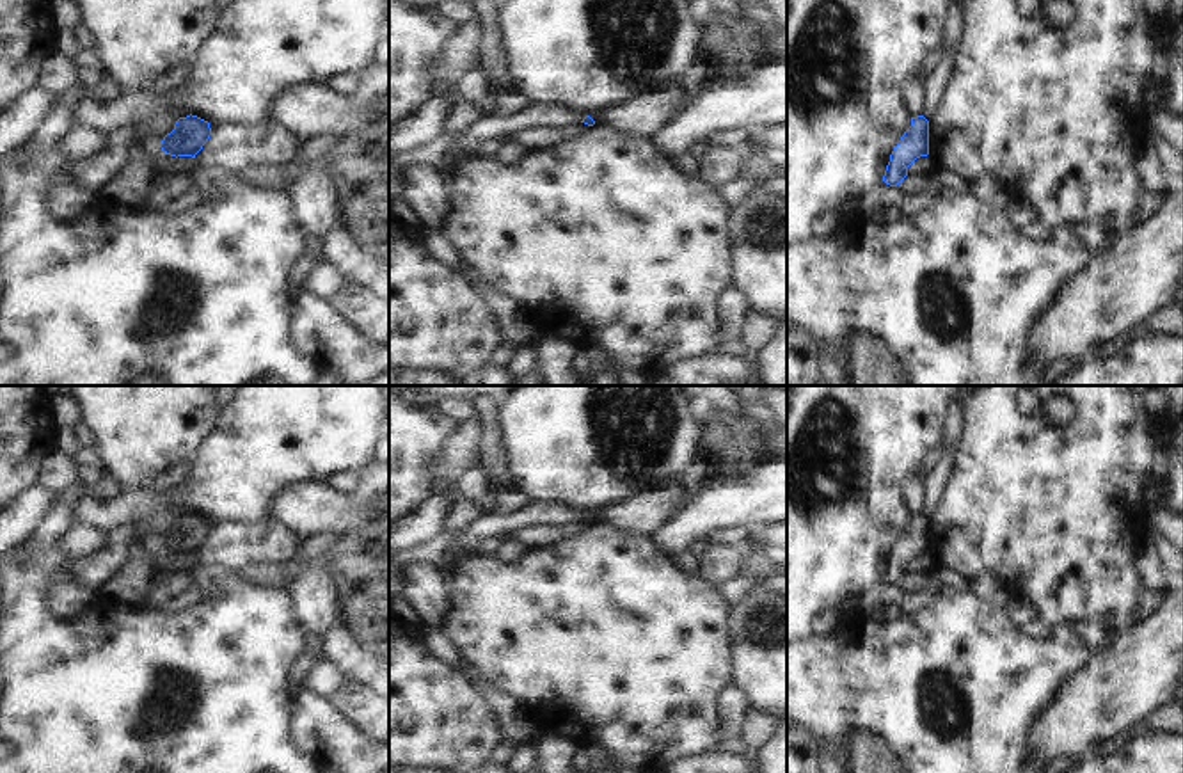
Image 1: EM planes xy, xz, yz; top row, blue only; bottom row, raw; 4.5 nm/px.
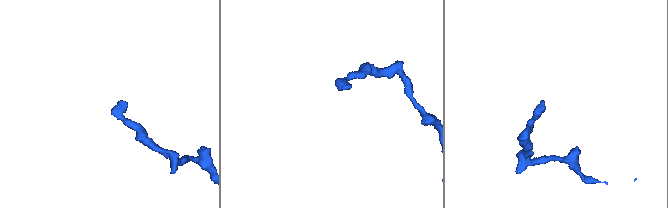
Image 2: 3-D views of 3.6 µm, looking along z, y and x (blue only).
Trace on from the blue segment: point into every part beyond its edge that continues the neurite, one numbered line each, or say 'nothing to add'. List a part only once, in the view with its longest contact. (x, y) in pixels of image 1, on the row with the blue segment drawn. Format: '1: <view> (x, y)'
nothing to add

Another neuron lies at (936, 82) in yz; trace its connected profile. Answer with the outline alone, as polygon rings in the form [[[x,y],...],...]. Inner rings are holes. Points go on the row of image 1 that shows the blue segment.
[[[956,50],[945,52],[940,64],[925,78],[925,103],[924,103],[922,116],[927,121],[933,119],[943,98],[950,75],[954,73],[954,55],[956,55]]]

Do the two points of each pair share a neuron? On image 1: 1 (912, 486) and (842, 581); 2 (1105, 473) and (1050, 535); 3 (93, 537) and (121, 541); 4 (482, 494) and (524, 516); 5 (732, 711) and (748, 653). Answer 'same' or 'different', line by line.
1: different
2: same
3: different
4: different
5: different

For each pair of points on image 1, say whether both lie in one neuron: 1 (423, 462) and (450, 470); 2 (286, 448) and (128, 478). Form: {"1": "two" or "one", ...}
{"1": "two", "2": "two"}

